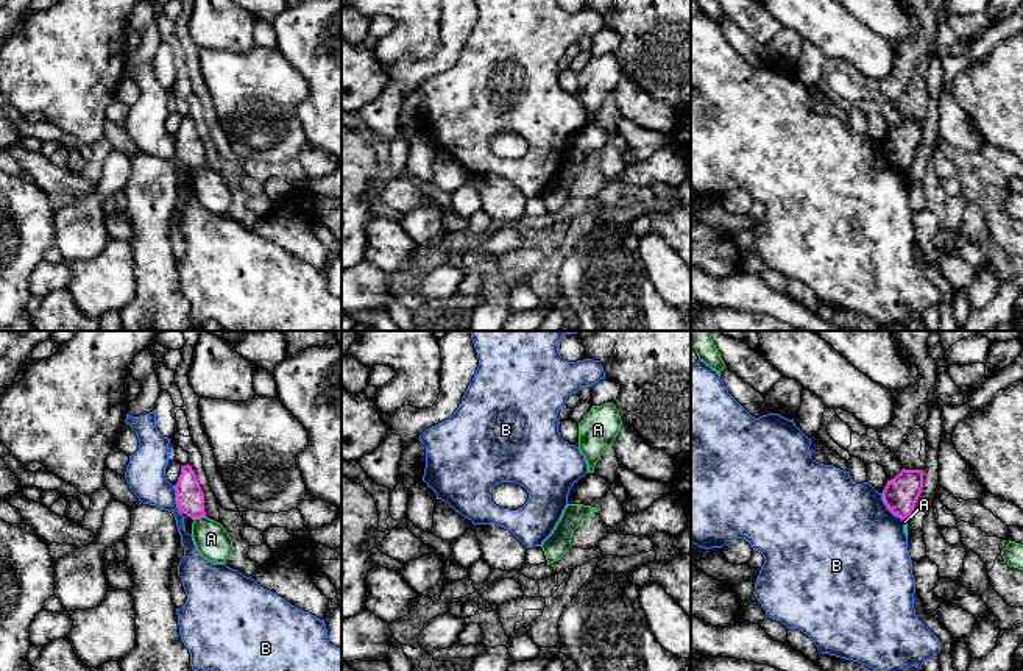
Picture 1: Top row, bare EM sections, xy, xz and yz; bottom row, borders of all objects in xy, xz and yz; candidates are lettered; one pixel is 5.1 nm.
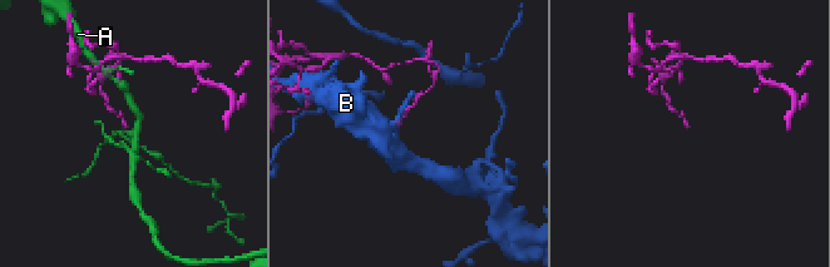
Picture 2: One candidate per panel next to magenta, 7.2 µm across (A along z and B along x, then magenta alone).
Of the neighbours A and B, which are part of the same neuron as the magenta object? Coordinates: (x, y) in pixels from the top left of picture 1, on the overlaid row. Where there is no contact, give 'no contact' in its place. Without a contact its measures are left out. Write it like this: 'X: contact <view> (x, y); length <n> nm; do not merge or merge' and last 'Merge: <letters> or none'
A: contact xy (198, 517); length 70 nm; do not merge
B: contact yz (889, 509); length 180 nm; do not merge
Merge: none

